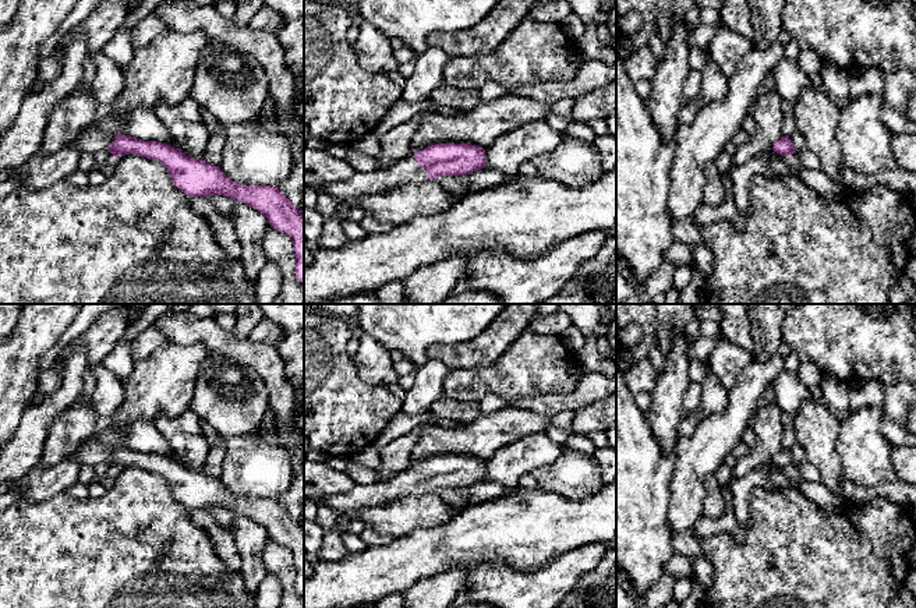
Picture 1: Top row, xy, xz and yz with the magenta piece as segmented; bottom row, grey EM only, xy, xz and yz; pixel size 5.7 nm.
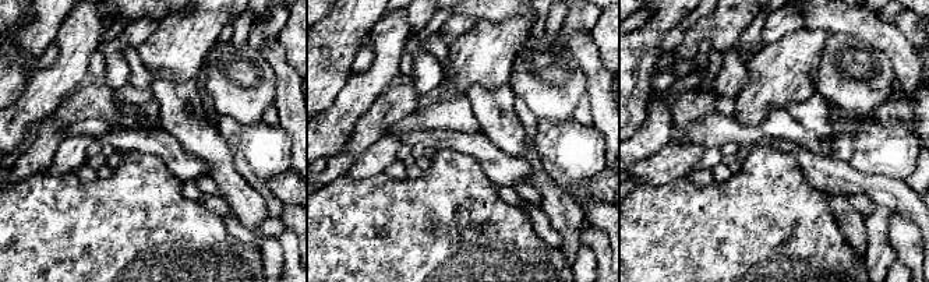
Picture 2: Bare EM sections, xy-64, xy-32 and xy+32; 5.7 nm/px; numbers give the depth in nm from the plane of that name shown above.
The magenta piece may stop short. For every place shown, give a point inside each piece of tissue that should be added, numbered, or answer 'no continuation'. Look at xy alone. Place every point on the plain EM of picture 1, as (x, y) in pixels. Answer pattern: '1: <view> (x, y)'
1: xy (89, 452)

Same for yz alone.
1: yz (796, 451)

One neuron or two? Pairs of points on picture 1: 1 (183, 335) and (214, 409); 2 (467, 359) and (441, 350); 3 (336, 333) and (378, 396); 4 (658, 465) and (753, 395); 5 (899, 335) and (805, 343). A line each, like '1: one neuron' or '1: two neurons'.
1: two neurons
2: one neuron
3: one neuron
4: two neurons
5: one neuron

